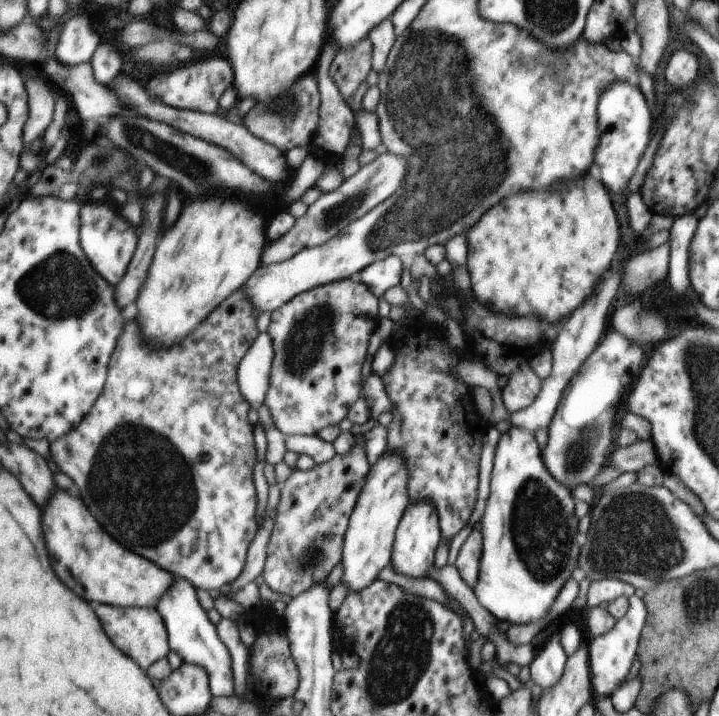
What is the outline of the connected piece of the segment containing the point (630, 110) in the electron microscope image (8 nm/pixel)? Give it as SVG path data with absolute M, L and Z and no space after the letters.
M611 82L605 86L605 90L599 94L596 106L597 130L600 133L599 146L597 146L597 166L599 166L599 180L613 190L613 194L621 194L629 178L633 176L639 160L649 140L653 130L653 116L651 110L641 96L637 88L629 82Z

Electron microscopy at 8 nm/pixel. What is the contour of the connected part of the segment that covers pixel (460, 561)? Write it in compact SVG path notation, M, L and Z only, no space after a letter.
M472 530L460 546L454 567L458 570L461 580L473 590L480 578L480 560L483 554L481 541L483 535L479 530Z

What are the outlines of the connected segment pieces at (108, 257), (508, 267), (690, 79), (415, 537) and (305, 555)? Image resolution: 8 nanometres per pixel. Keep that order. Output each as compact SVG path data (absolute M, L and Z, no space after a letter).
M84 200L83 208L81 208L81 246L84 247L85 254L92 261L92 265L100 271L103 278L109 278L113 286L117 286L123 280L135 256L137 242L139 242L135 230L137 228L133 228L132 223L119 210L113 210L107 204Z
M591 176L553 192L515 194L485 212L485 218L466 232L466 266L470 290L481 306L505 316L535 314L551 324L567 318L591 296L595 284L609 270L619 244L619 224L605 188Z
M677 50L669 56L664 70L664 79L675 88L686 88L697 81L697 58L687 50Z
M431 502L407 504L394 532L389 566L407 578L425 578L433 564L433 552L439 544L439 516Z
M364 434L353 436L355 446L349 454L335 454L327 462L315 464L311 470L292 469L290 477L283 483L267 562L262 572L266 584L277 594L296 597L313 584L323 582L339 562L343 533L367 476L367 462L359 444L363 442Z

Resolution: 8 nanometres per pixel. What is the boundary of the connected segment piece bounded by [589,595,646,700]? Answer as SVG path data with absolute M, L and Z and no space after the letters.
M636 595L628 597L628 607L625 616L615 621L615 626L601 636L591 637L591 652L589 653L589 667L592 668L593 694L605 700L628 674L631 662L636 656L640 630L645 624L646 610L642 599Z

